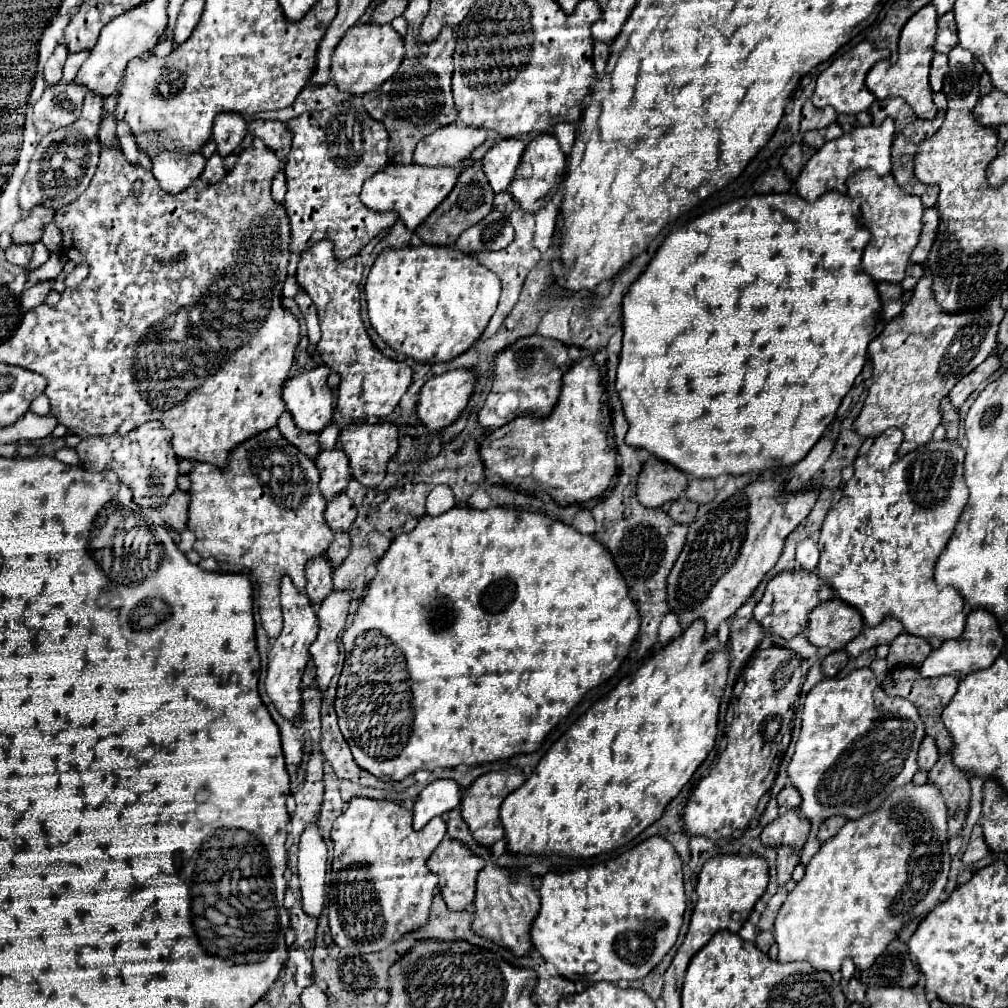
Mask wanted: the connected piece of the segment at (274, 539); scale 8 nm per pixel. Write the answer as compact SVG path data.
M277 427L263 431L261 435L251 437L241 443L229 455L227 467L215 467L207 463L195 463L191 477L191 505L189 505L189 529L197 535L195 551L207 559L213 557L217 561L235 563L247 567L255 581L259 583L259 613L263 627L271 639L275 639L283 629L283 615L279 603L279 587L281 579L289 575L297 587L297 591L305 591L305 565L327 553L333 543L333 533L325 523L325 497L319 491L319 471L315 463L303 455L297 447L289 445Z

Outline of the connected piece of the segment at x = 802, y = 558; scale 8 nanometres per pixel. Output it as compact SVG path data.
M805 539L799 547L797 547L797 565L803 569L815 569L819 563L819 549L817 549L817 541L815 539Z

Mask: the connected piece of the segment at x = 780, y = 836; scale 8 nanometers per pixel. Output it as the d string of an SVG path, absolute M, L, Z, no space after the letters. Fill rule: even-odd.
M799 809L783 811L775 821L771 821L763 833L761 841L765 845L791 845L795 849L801 849L807 841L807 835L811 831L811 823L801 815Z

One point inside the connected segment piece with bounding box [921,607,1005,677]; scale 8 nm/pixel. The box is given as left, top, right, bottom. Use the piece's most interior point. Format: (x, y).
(982, 641)

